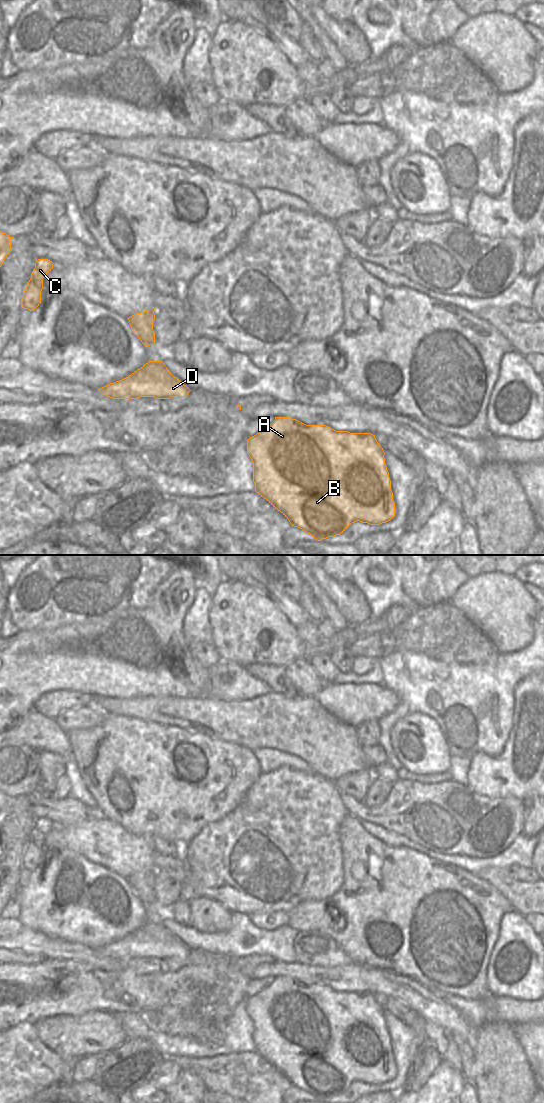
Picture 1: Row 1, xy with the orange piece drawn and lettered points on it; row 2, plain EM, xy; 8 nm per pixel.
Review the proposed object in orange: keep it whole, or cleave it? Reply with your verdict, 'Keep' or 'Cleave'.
Keep.

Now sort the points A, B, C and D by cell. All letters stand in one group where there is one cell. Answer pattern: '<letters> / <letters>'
A B C D

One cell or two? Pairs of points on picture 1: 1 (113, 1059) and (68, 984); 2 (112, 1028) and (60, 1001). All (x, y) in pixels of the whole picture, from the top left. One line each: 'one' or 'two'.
1: two
2: two

